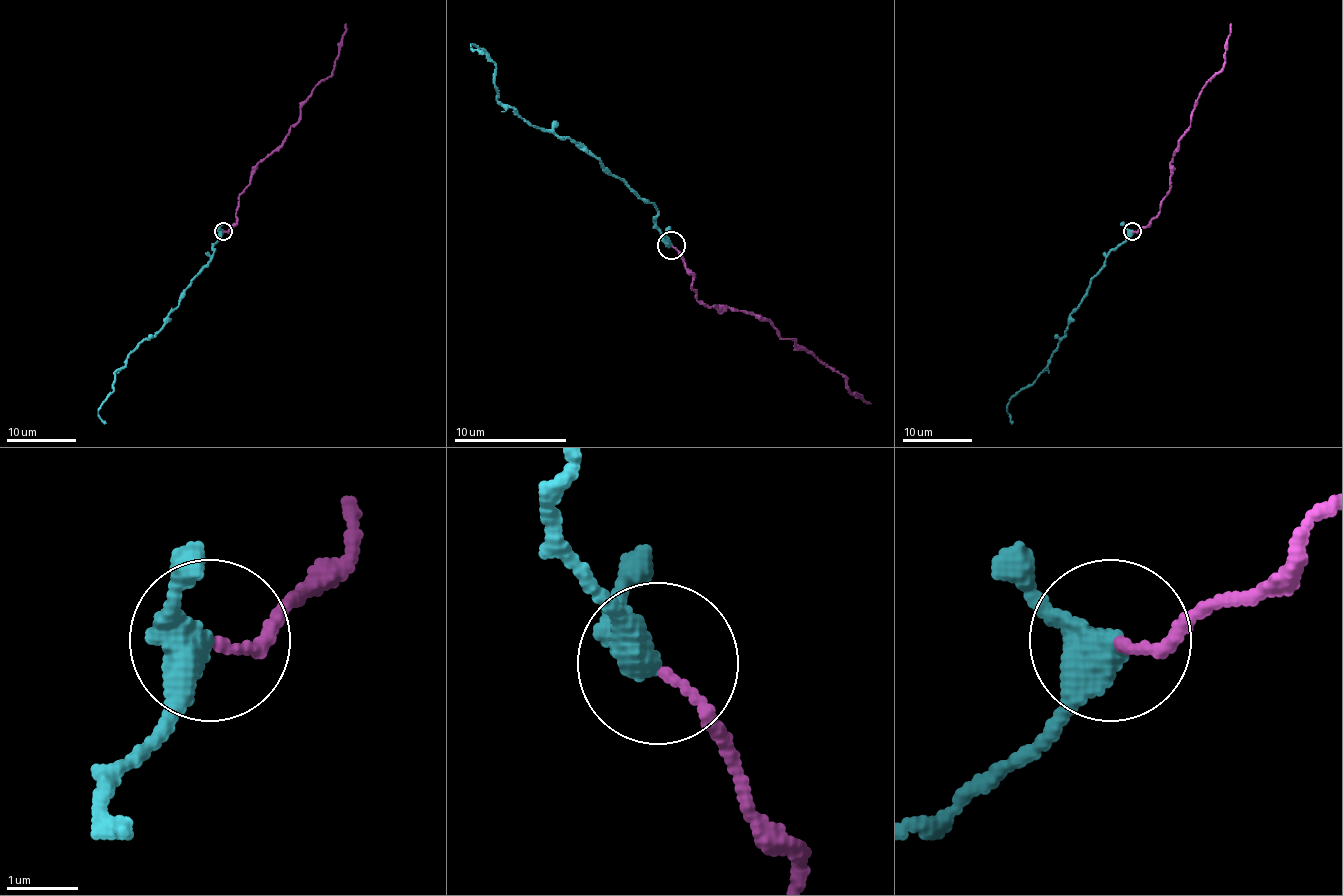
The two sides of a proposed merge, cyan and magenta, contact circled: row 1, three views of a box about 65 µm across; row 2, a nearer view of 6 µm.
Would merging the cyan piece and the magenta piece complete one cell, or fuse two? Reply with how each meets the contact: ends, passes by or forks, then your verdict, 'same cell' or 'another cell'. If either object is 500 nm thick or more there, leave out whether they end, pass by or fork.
cyan passes by | magenta ends | same cell

